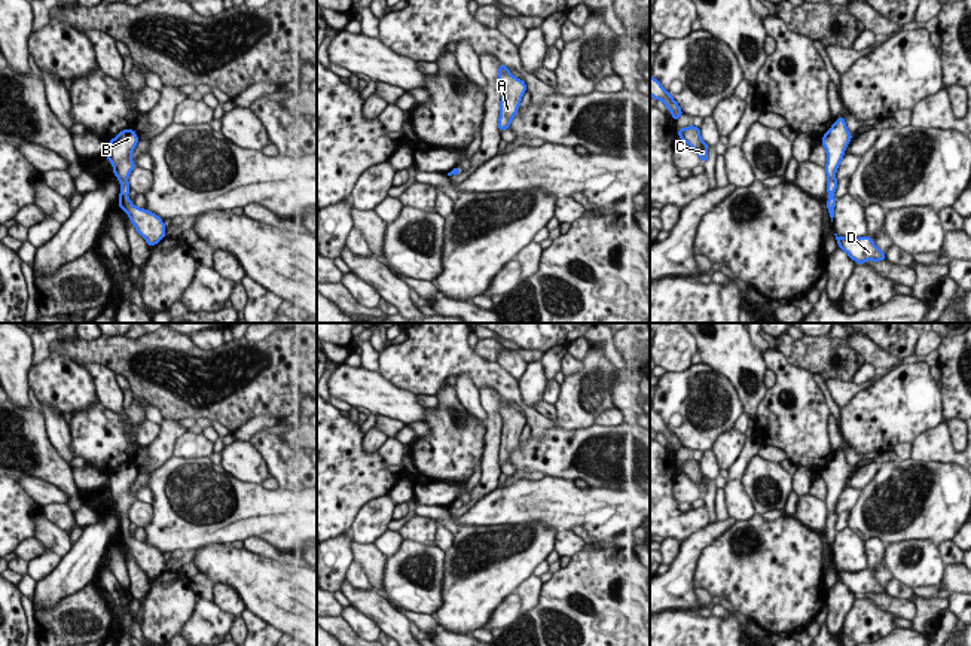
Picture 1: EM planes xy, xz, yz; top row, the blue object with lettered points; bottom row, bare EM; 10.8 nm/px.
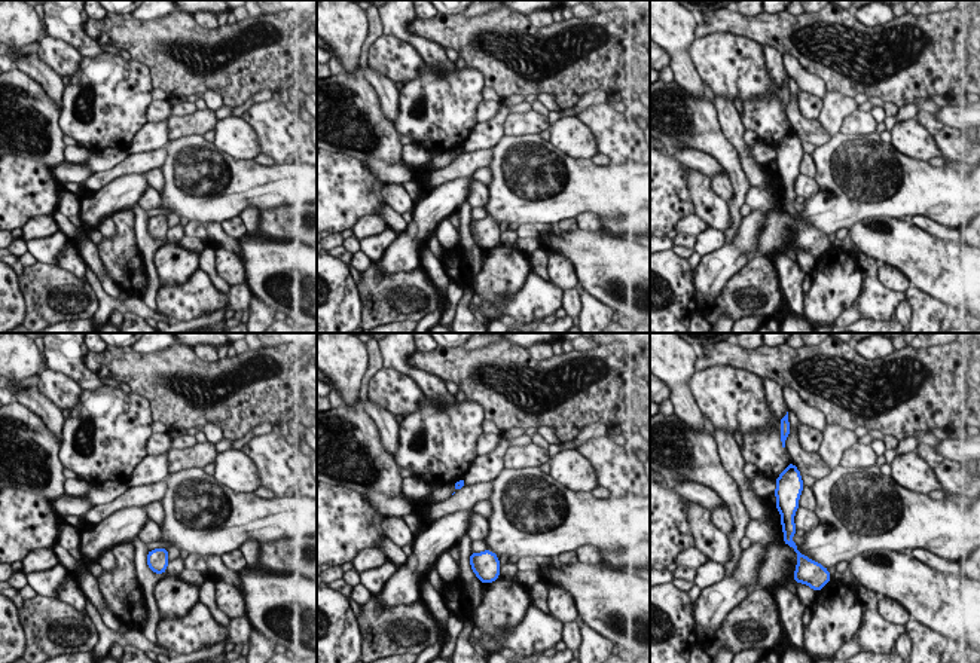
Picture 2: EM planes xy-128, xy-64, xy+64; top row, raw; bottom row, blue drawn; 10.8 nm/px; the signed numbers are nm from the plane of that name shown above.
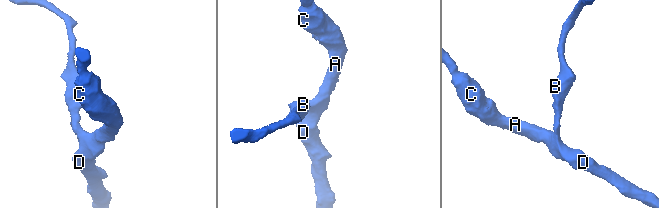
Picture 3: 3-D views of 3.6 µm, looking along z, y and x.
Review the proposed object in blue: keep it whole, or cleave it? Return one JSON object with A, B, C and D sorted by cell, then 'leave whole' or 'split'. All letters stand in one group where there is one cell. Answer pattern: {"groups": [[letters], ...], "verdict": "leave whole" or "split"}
{"groups": [["A", "B", "C", "D"]], "verdict": "leave whole"}

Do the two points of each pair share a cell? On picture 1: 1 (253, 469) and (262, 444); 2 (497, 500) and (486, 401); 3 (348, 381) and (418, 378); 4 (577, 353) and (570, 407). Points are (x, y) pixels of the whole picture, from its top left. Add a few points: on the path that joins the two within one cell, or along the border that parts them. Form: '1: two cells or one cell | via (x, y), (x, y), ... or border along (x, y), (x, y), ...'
1: two cells | border along (249, 441), (265, 462), (271, 477)
2: two cells | border along (497, 487), (478, 502)
3: two cells | border along (378, 371), (396, 387), (405, 389), (415, 396)
4: two cells | border along (591, 344), (582, 360)

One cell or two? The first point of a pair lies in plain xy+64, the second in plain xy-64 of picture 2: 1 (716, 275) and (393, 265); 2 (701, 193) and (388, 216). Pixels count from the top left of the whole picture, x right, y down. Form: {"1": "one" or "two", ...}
{"1": "one", "2": "one"}

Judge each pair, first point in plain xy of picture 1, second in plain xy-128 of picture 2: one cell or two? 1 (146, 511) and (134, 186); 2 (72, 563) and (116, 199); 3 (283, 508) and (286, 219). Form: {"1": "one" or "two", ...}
{"1": "two", "2": "one", "3": "two"}

